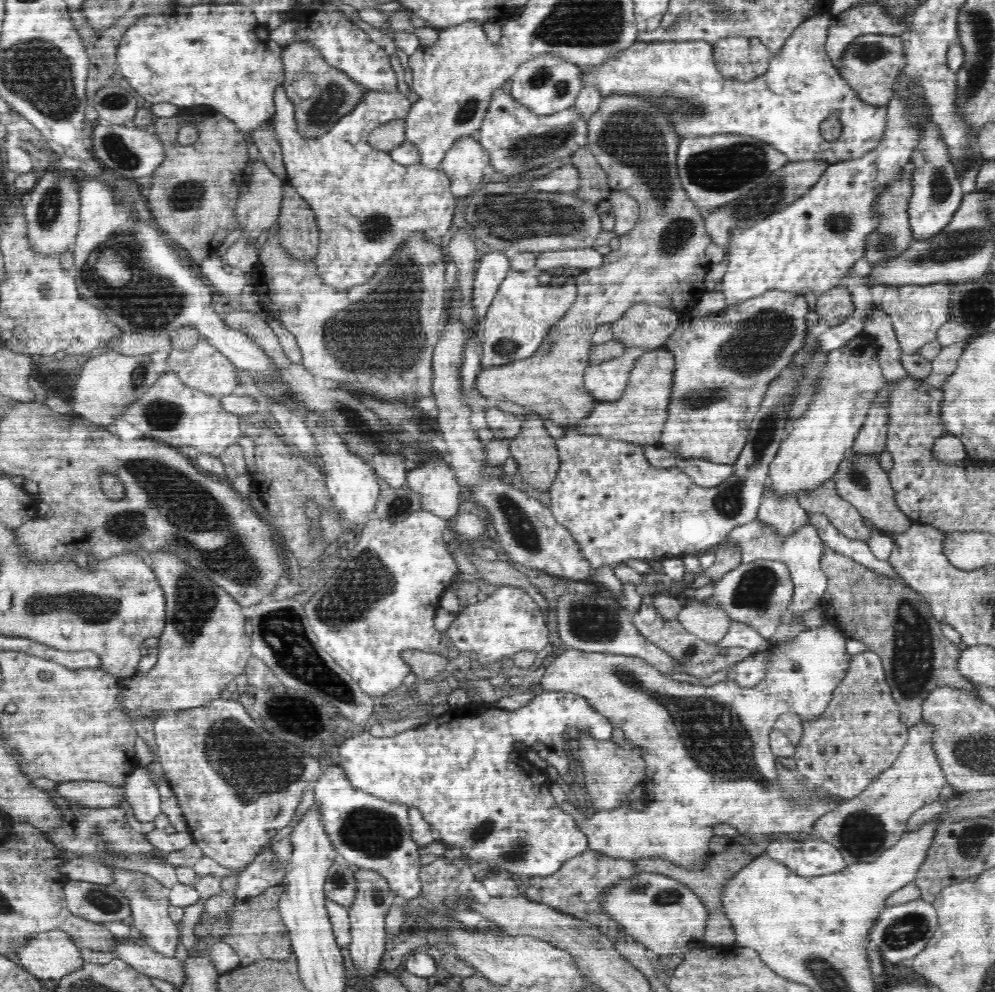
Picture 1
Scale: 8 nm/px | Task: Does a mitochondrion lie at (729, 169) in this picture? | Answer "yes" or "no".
yes

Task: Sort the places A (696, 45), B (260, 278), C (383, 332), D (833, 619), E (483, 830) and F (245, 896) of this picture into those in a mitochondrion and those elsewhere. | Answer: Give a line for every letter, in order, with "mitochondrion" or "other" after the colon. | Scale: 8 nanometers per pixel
A: other
B: other
C: mitochondrion
D: other
E: mitochondrion
F: other

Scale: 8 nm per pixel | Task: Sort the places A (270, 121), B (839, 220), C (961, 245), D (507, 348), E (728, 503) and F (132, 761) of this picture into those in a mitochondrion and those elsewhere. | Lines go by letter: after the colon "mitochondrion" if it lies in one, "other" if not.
A: other
B: mitochondrion
C: mitochondrion
D: mitochondrion
E: mitochondrion
F: other

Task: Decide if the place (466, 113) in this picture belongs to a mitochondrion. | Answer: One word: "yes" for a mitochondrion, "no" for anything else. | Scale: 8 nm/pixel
yes

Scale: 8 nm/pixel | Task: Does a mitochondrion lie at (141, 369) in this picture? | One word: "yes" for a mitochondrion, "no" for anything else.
yes

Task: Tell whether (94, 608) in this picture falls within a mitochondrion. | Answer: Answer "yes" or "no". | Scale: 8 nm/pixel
yes

